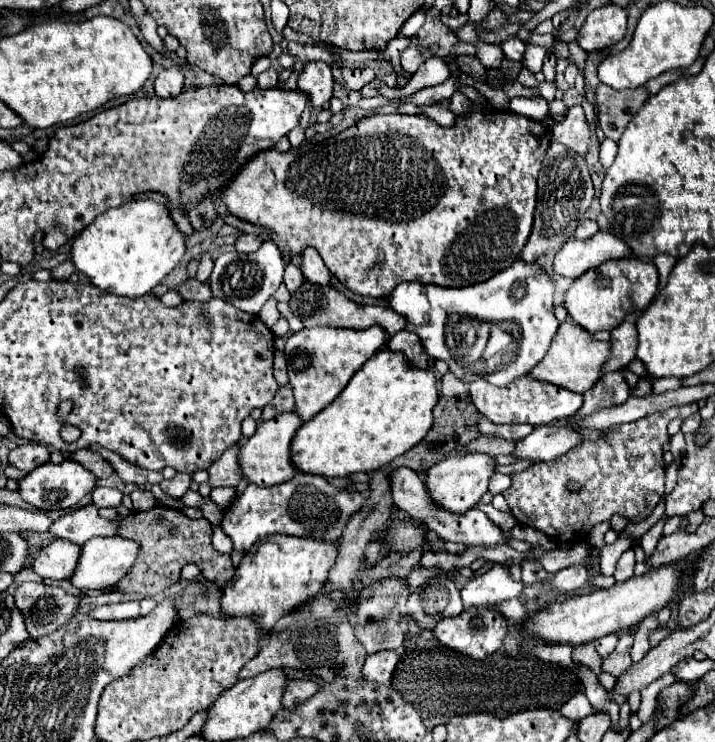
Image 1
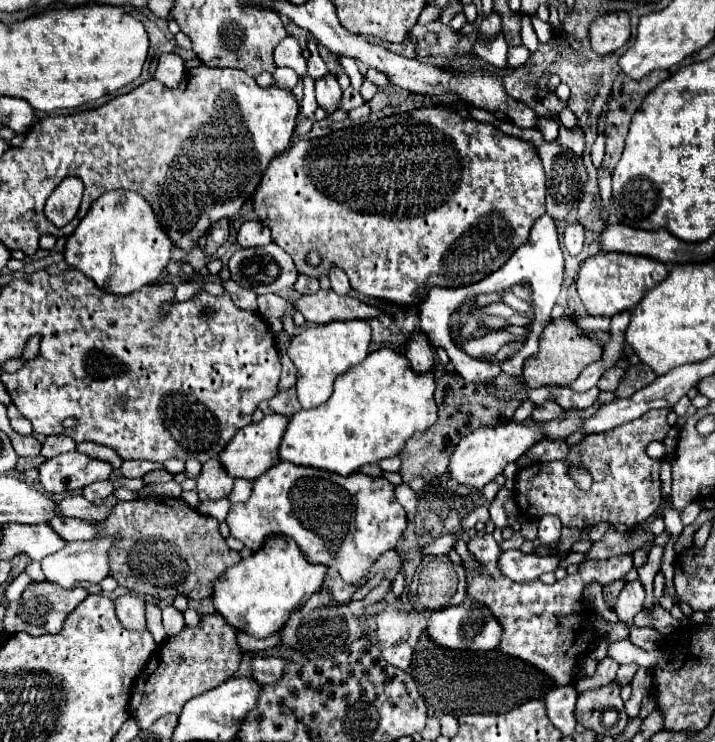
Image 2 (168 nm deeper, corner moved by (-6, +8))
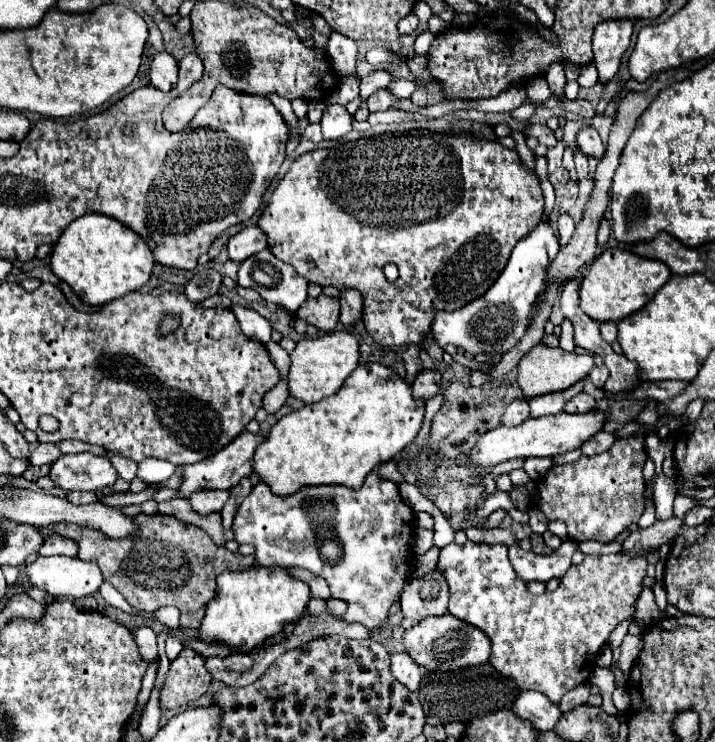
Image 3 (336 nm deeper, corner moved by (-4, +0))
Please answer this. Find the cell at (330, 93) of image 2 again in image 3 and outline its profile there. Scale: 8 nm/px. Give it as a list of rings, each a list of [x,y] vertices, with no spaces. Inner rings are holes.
[[[343,106],[325,108],[323,120],[321,120],[321,128],[323,128],[325,140],[343,138],[347,132],[351,132],[351,122],[353,122],[353,118],[347,112],[347,108],[343,108]]]

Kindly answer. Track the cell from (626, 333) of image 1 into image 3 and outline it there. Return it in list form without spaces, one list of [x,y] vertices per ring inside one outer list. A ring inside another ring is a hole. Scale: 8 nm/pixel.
[[[583,382],[563,390],[563,392],[555,392],[555,394],[543,394],[543,396],[535,396],[529,400],[529,416],[531,418],[541,418],[547,414],[559,414],[561,408],[583,390]]]

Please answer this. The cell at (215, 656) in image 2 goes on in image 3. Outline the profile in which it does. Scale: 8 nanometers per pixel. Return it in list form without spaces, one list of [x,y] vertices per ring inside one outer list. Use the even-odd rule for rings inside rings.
[[[183,648],[179,658],[169,666],[169,676],[161,690],[161,704],[167,708],[185,706],[191,700],[205,696],[209,684],[211,674],[205,668],[205,658],[191,648]]]

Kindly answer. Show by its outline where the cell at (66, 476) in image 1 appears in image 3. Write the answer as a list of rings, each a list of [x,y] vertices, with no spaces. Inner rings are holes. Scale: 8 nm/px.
[[[91,452],[63,454],[51,466],[51,480],[63,490],[101,490],[113,486],[117,480],[117,470],[111,466],[107,456],[97,456]]]

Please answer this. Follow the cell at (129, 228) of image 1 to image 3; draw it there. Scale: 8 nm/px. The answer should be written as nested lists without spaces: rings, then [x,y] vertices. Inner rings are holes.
[[[85,214],[69,224],[51,252],[53,274],[67,282],[75,294],[81,294],[85,304],[107,304],[141,288],[151,278],[153,266],[153,254],[141,236],[129,232],[129,228],[113,222],[109,216],[97,214]]]

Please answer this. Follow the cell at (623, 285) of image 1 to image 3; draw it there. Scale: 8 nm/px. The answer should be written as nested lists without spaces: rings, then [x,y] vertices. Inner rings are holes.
[[[623,246],[607,248],[593,260],[581,280],[581,310],[597,322],[619,322],[625,316],[641,310],[669,278],[671,270],[661,260],[643,258],[631,248]]]

